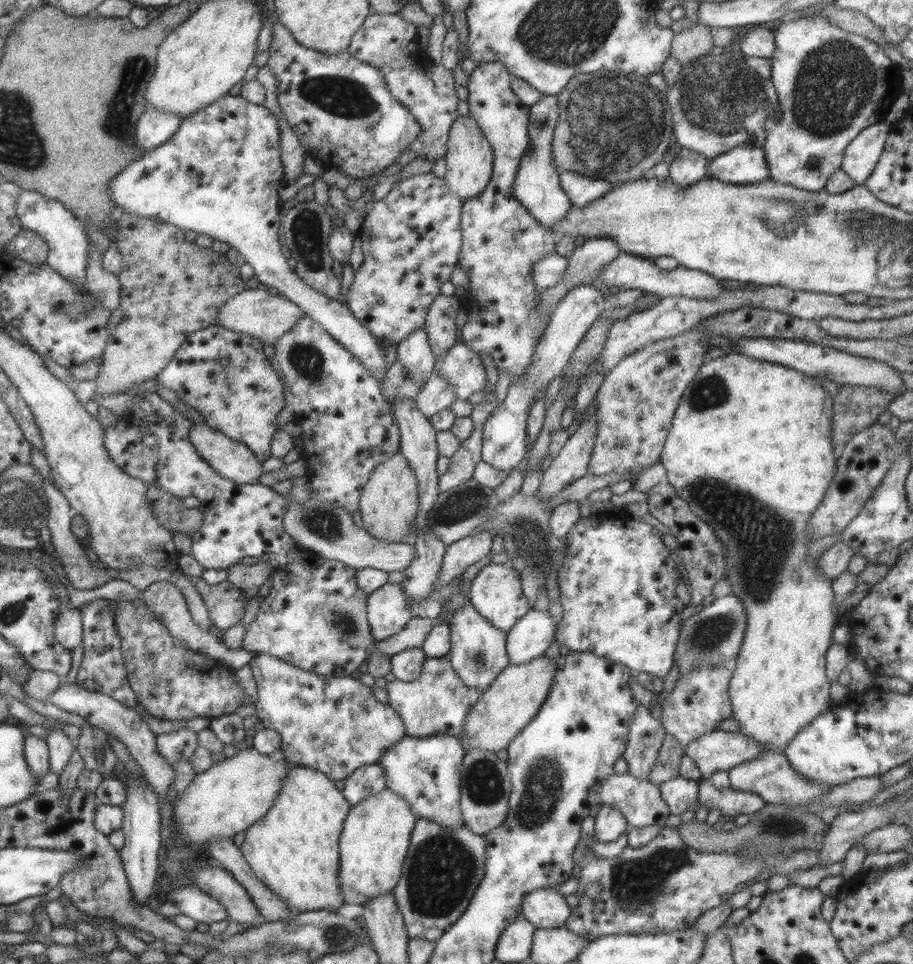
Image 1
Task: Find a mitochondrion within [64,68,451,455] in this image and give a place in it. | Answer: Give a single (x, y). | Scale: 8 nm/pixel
(344, 97)

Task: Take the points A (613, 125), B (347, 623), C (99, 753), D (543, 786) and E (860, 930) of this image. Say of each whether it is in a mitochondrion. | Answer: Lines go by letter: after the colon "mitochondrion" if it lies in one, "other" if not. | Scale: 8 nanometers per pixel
A: mitochondrion
B: mitochondrion
C: mitochondrion
D: mitochondrion
E: other

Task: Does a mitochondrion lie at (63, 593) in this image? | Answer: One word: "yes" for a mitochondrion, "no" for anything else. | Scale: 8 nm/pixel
no

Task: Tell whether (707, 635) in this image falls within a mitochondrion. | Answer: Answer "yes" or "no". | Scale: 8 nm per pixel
yes

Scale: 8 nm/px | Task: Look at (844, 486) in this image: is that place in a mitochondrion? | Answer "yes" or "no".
no

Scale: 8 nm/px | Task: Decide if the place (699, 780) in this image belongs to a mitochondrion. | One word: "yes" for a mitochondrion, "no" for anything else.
no

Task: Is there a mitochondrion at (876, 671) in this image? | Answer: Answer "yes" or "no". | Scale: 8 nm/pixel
no

